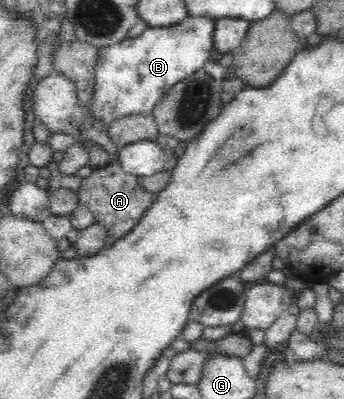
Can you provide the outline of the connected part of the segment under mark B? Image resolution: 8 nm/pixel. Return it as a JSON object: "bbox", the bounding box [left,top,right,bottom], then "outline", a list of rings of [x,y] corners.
{"bbox":[87,16,217,124],"outline":[[[189,16],[171,26],[148,27],[135,38],[99,48],[95,94],[87,107],[108,124],[117,117],[152,112],[153,105],[166,90],[189,74],[204,68],[214,47],[217,18]]]}

